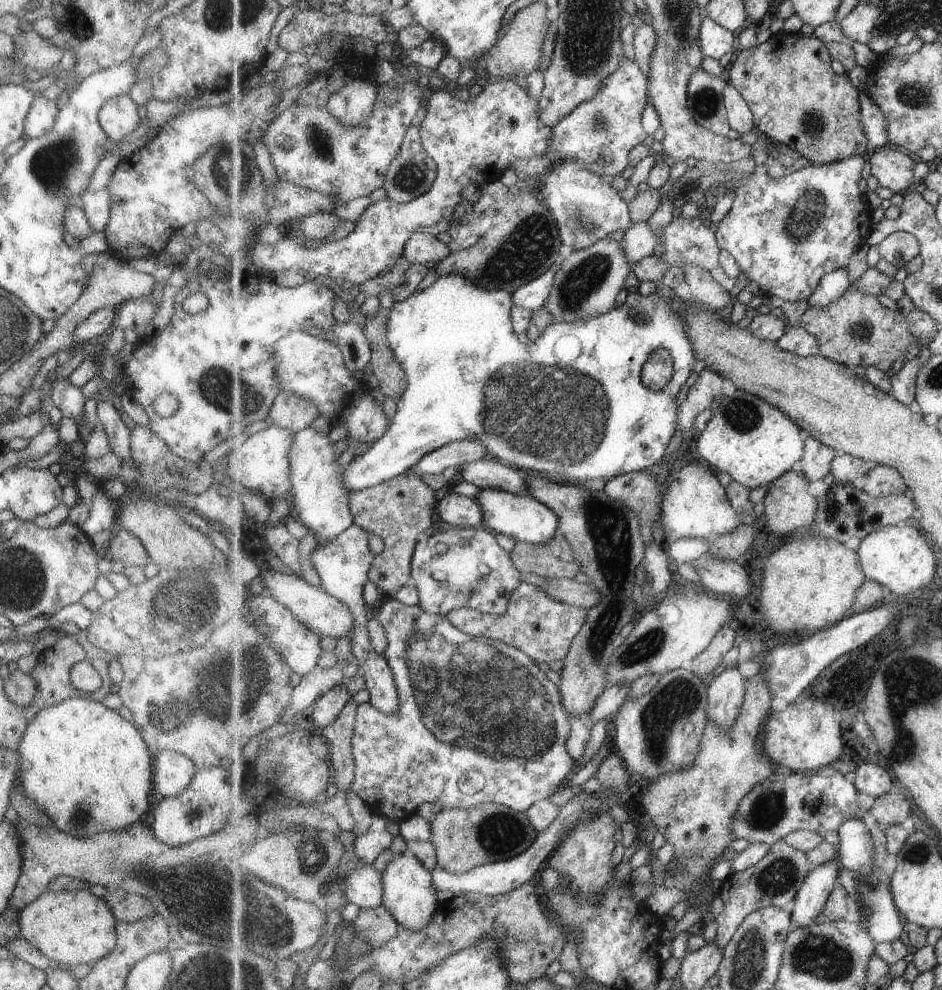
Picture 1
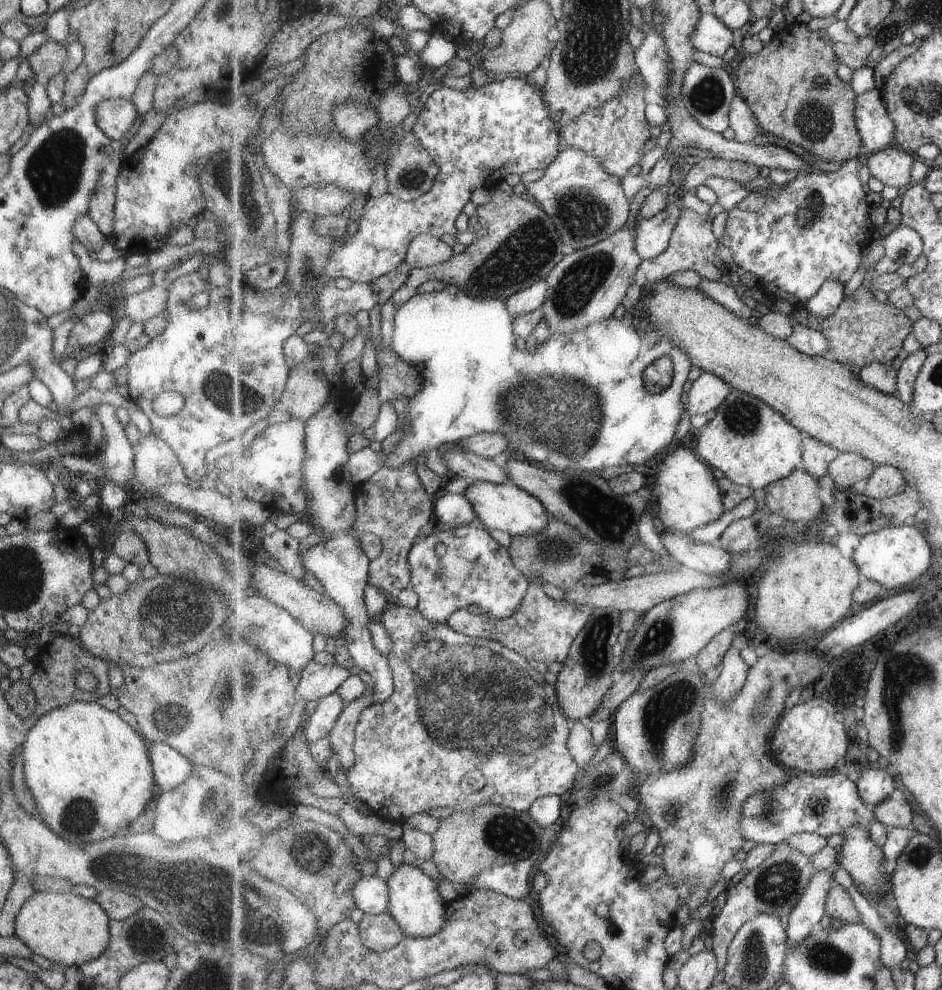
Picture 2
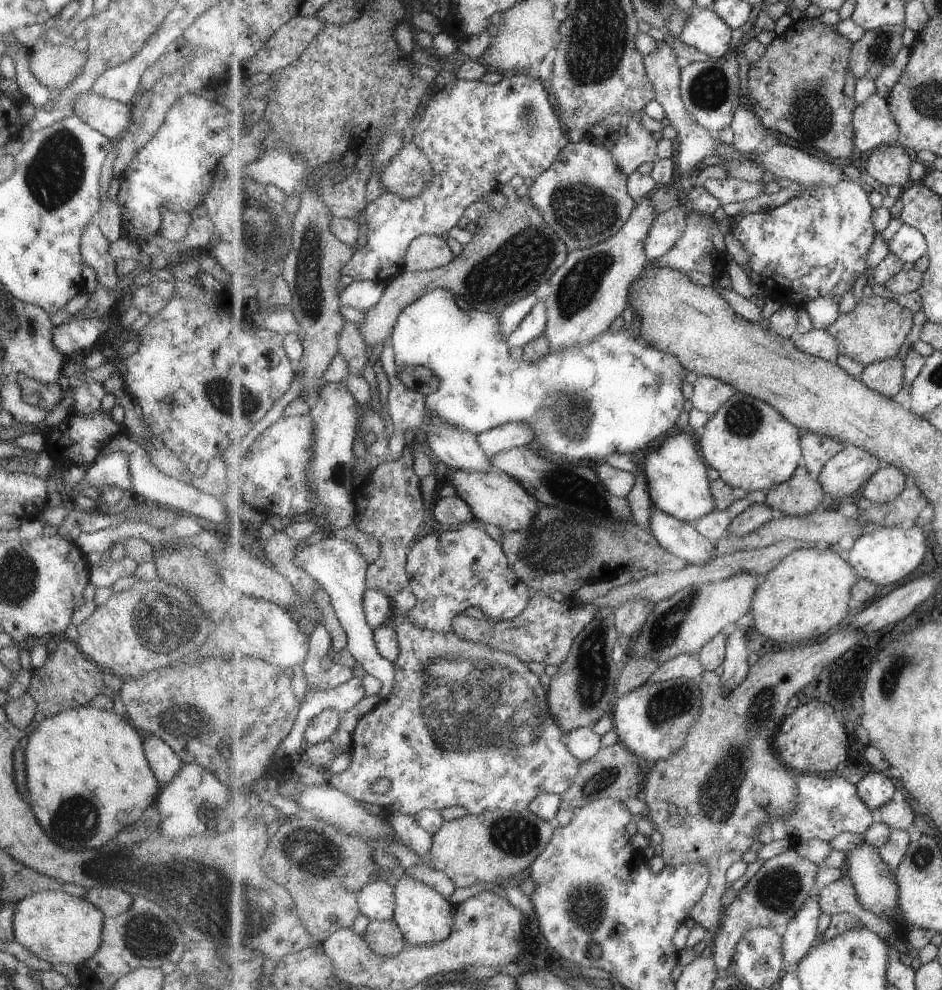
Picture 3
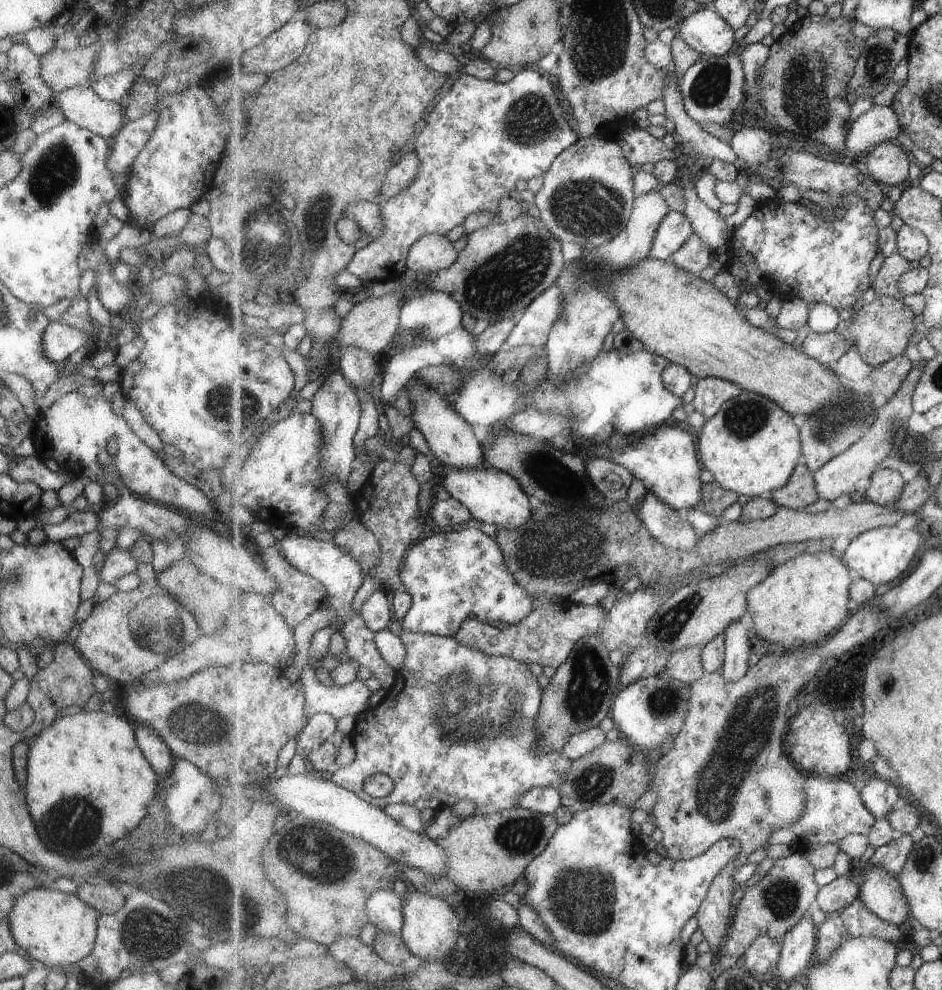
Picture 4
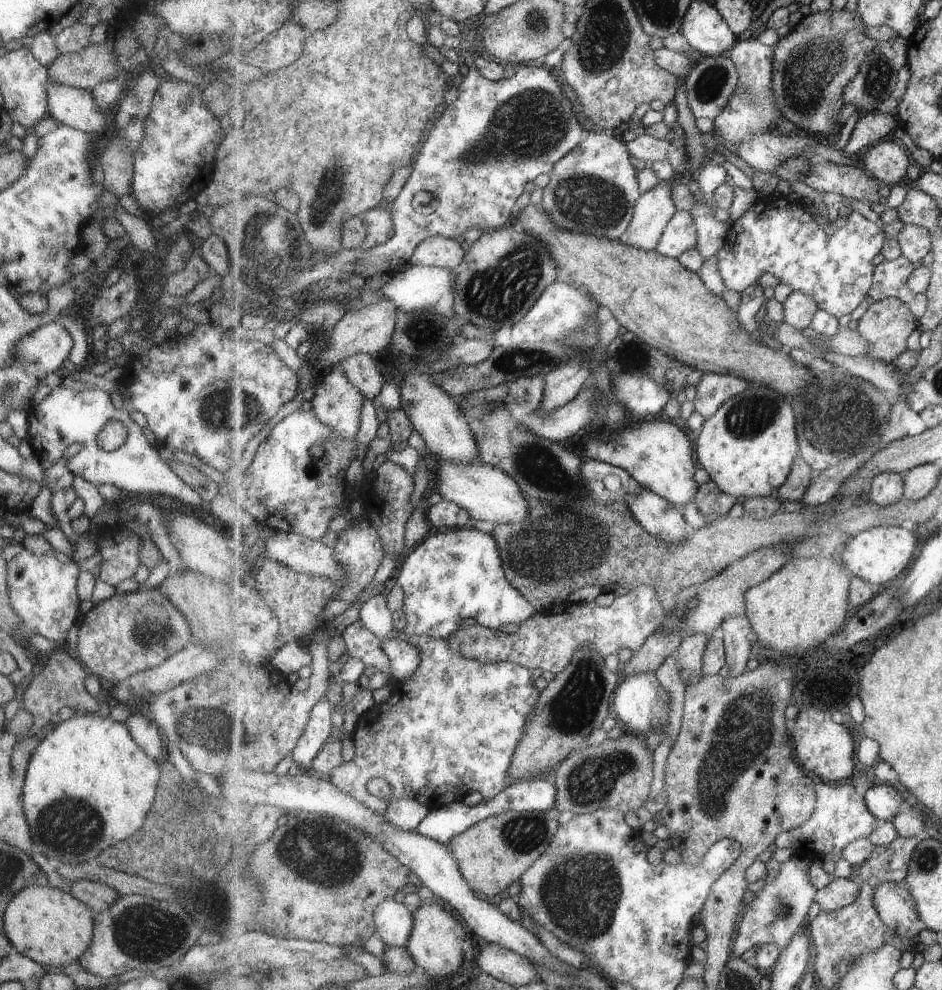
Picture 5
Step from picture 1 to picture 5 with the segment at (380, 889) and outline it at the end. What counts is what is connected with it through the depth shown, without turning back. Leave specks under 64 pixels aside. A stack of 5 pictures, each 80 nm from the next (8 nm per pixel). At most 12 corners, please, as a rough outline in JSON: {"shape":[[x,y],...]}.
{"shape":[[393,899],[376,910],[386,946],[407,947],[414,912]]}

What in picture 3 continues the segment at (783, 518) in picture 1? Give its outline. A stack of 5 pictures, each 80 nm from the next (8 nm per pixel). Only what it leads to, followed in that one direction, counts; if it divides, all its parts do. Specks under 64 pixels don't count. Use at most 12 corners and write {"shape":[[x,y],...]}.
{"shape":[[799,466],[765,492],[789,516],[808,515],[825,500],[817,476]]}

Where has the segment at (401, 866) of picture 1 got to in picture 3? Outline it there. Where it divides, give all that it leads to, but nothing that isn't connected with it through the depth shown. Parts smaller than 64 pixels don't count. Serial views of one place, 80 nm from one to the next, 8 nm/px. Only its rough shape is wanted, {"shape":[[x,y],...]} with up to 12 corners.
{"shape":[[406,873],[394,922],[411,944],[453,932],[456,905]]}

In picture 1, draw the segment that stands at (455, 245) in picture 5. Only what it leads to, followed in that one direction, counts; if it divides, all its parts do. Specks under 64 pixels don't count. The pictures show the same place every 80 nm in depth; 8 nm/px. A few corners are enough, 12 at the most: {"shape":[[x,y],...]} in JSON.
{"shape":[[417,233],[406,244],[411,265],[440,263],[452,251],[439,238]]}

